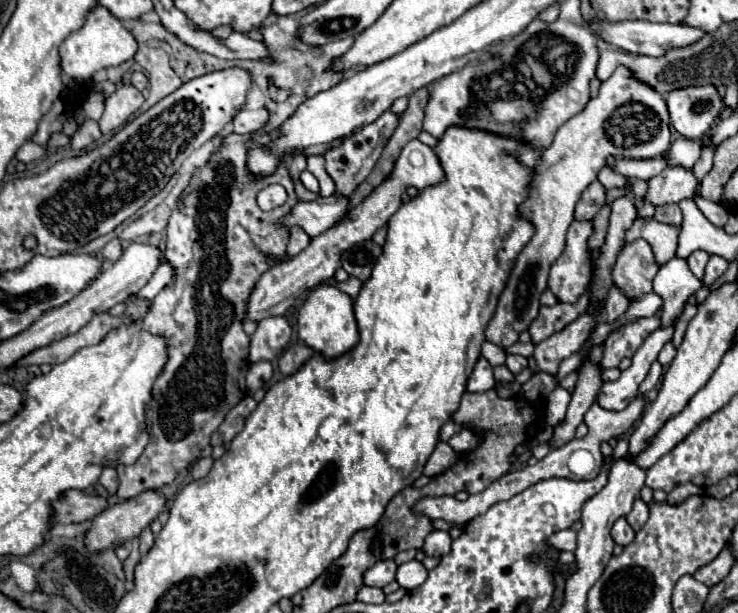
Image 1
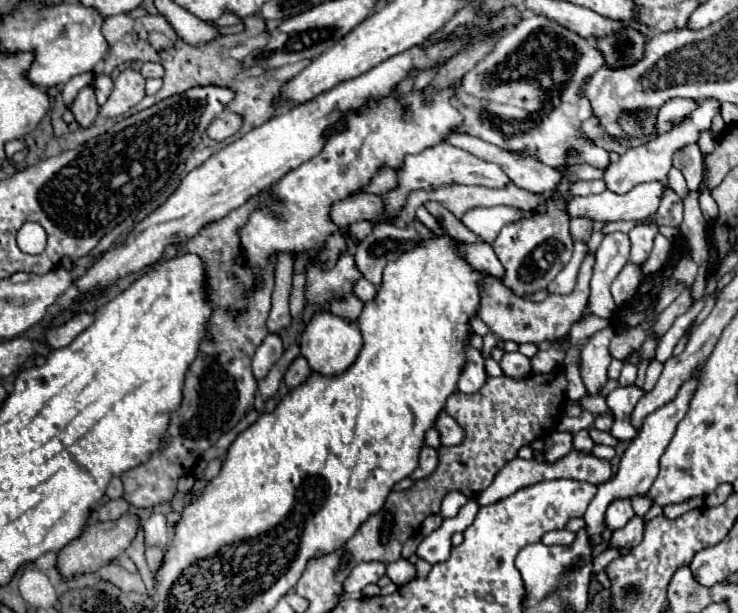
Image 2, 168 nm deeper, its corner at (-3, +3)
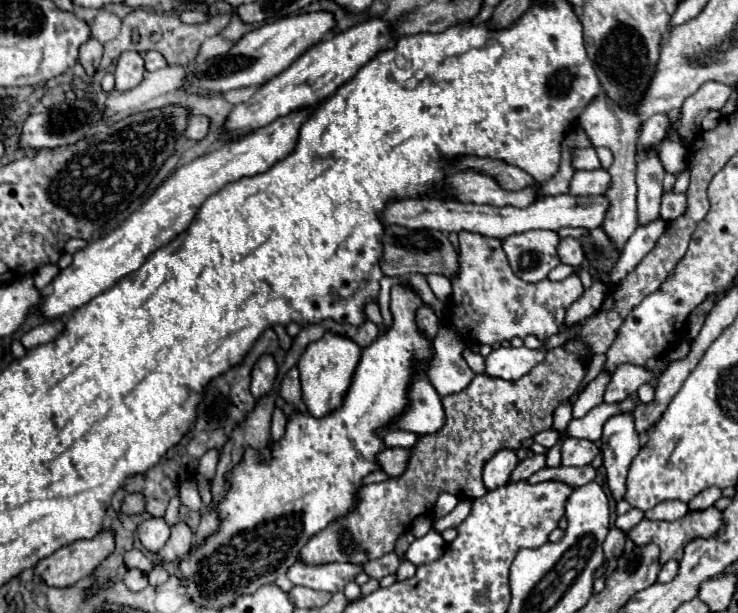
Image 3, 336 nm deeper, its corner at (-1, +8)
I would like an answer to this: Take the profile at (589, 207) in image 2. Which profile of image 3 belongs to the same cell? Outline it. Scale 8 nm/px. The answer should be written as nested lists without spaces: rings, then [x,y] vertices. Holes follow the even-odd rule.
[[[548,196],[542,198],[528,208],[514,206],[488,206],[488,204],[462,204],[456,200],[432,200],[432,198],[416,198],[416,200],[392,200],[382,212],[384,224],[398,224],[404,228],[430,228],[440,232],[476,232],[490,238],[506,238],[512,234],[522,234],[528,230],[560,230],[564,226],[572,228],[598,228],[608,210],[606,196]]]

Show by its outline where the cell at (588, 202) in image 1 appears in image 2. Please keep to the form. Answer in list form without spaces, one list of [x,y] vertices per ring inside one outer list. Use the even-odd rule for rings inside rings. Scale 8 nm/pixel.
[[[574,217],[570,221],[570,233],[572,233],[572,239],[578,239],[578,241],[588,241],[590,235],[592,235],[592,225],[594,221],[590,221],[588,217]]]

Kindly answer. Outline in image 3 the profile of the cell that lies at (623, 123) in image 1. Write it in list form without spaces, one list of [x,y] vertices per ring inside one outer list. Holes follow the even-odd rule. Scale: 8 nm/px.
[[[528,230],[524,234],[504,238],[502,248],[518,278],[526,282],[540,282],[560,264],[556,256],[558,242],[558,234],[552,230]]]

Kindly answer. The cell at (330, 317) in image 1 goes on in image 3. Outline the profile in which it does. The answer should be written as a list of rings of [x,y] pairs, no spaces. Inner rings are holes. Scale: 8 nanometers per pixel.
[[[328,332],[324,338],[312,342],[306,348],[306,352],[300,356],[298,370],[300,370],[300,384],[302,384],[302,402],[310,416],[324,418],[342,406],[354,370],[358,366],[358,360],[360,360],[360,348],[350,338],[342,338],[332,332]]]

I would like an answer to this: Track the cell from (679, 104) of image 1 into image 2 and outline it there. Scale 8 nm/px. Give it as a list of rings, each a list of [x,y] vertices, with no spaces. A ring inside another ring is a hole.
[[[670,99],[666,101],[666,105],[662,105],[662,109],[658,109],[658,117],[656,117],[656,131],[658,133],[666,133],[670,131],[674,125],[678,125],[678,121],[682,121],[682,117],[686,117],[686,113],[692,113],[698,107],[698,101],[694,99]]]

